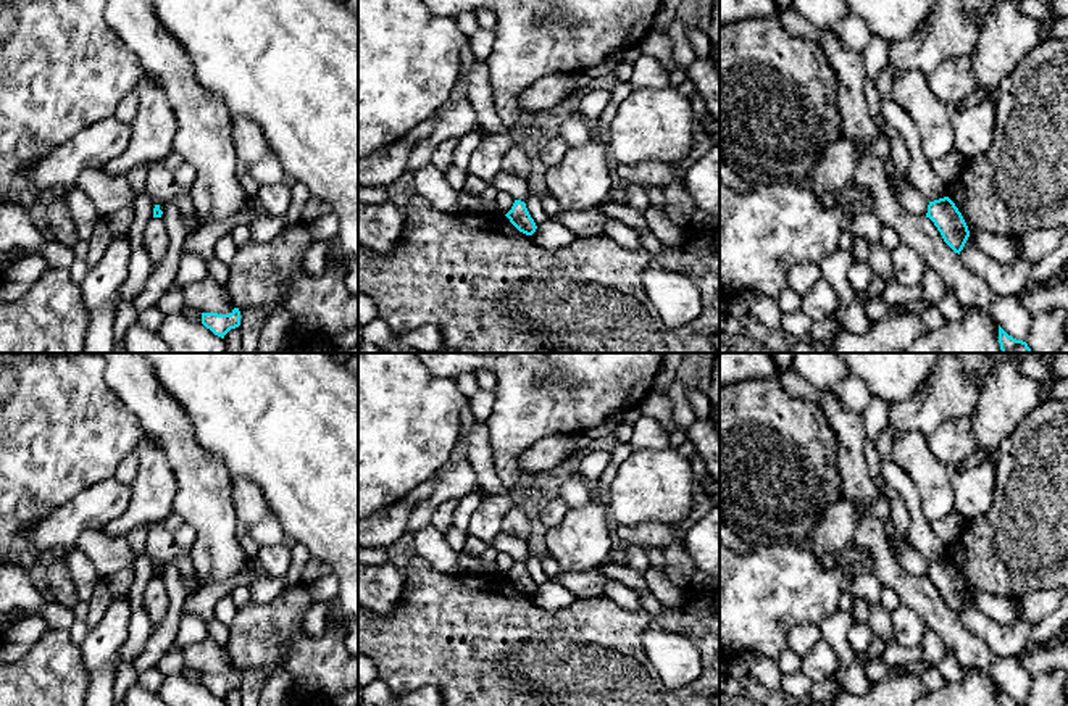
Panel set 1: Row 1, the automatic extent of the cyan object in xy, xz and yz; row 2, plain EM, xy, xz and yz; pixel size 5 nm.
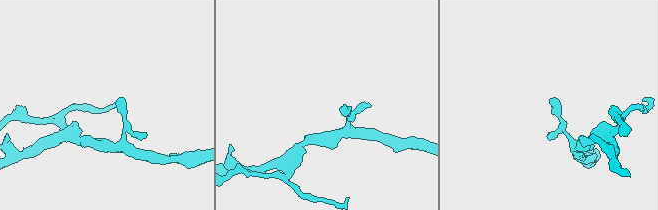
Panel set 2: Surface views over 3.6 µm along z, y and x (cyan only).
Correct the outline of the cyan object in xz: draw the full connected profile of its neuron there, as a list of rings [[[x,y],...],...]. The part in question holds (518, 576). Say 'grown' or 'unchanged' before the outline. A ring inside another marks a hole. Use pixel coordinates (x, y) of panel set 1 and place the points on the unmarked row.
unchanged | [[[515,561],[511,571],[505,577],[519,593],[526,596],[532,596],[537,590],[534,580],[526,569],[526,564],[521,561]]]

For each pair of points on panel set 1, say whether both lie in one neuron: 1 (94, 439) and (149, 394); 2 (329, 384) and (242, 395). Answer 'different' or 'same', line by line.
1: different
2: same

